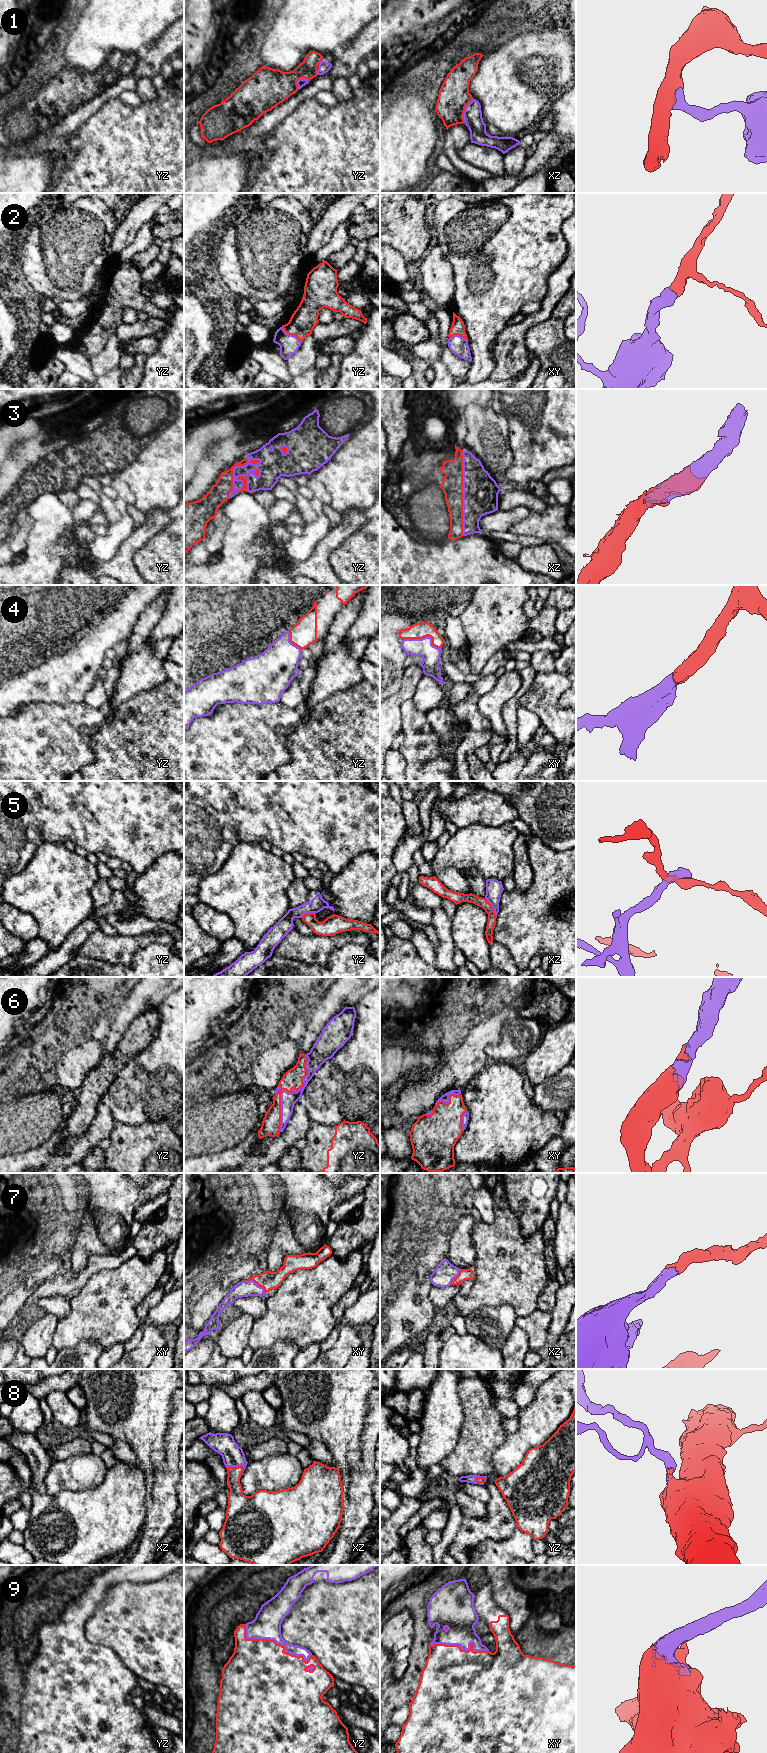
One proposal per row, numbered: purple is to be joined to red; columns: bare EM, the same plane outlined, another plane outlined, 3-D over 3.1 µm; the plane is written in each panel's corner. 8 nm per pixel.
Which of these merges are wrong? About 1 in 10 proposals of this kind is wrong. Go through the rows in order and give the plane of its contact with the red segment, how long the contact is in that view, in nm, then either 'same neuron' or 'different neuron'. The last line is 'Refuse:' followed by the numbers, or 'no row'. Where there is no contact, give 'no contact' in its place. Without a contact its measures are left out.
1: meets red in xz; contact 200 nm long; same neuron
2: meets red in yz; contact 200 nm long; same neuron
3: meets red in xz; contact 700 nm long; same neuron
4: meets red in xy; contact 320 nm long; same neuron
5: meets red in xz; contact 180 nm long; different neuron
6: meets red in yz; contact 650 nm long; same neuron
7: meets red in xy; contact 190 nm long; same neuron
8: meets red in xz; contact 150 nm long; same neuron
9: meets red in yz; contact 600 nm long; same neuron
Refuse: 5

